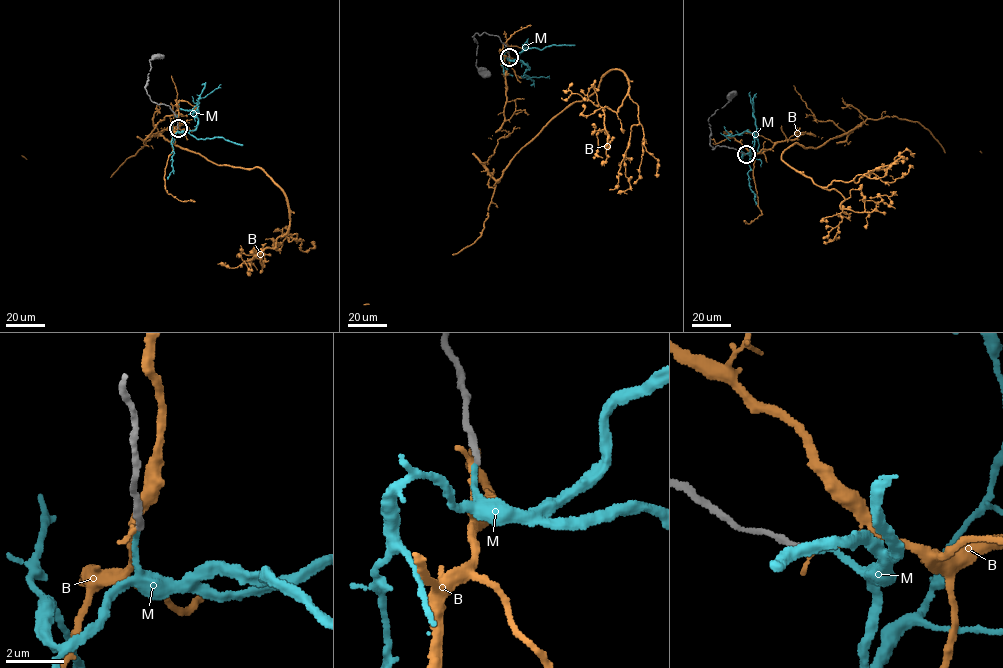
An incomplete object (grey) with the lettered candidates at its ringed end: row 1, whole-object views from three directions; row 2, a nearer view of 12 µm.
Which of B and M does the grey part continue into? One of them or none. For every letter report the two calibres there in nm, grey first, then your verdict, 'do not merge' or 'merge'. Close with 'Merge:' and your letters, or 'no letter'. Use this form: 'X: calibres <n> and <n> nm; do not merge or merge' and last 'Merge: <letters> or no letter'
B: calibres 200 and 170 nm; do not merge
M: calibres 200 and 190 nm; merge
Merge: M

